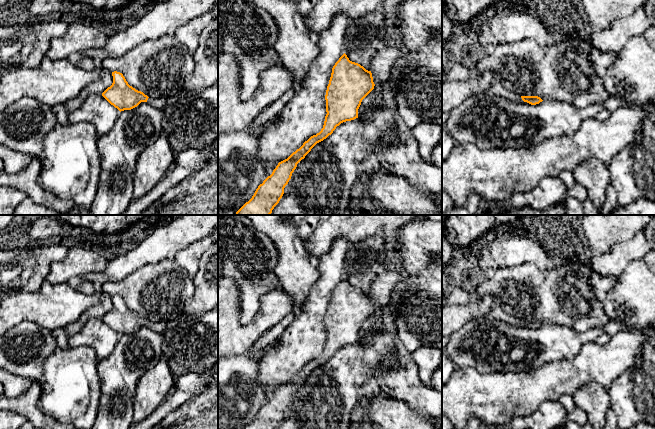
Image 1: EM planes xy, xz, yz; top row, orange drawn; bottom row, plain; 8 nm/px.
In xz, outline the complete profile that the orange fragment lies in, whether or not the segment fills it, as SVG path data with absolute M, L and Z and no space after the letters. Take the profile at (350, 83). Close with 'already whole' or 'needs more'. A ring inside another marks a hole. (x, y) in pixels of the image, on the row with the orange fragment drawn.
M404 44L385 45L373 56L369 71L350 61L344 53L332 68L325 95L327 114L321 131L311 136L287 159L279 162L272 174L258 186L252 198L235 215L270 215L282 198L297 164L317 143L331 135L337 126L358 118L362 100L375 85L389 79L395 61L409 52Z; needs more

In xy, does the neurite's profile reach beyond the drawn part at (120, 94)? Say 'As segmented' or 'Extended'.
Extended

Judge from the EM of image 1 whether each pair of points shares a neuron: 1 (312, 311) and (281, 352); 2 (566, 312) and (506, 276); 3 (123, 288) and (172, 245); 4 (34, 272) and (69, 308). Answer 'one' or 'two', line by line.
1: one
2: one
3: two
4: two

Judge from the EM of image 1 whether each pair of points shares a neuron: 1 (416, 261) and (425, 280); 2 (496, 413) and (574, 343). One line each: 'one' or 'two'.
1: two
2: two

